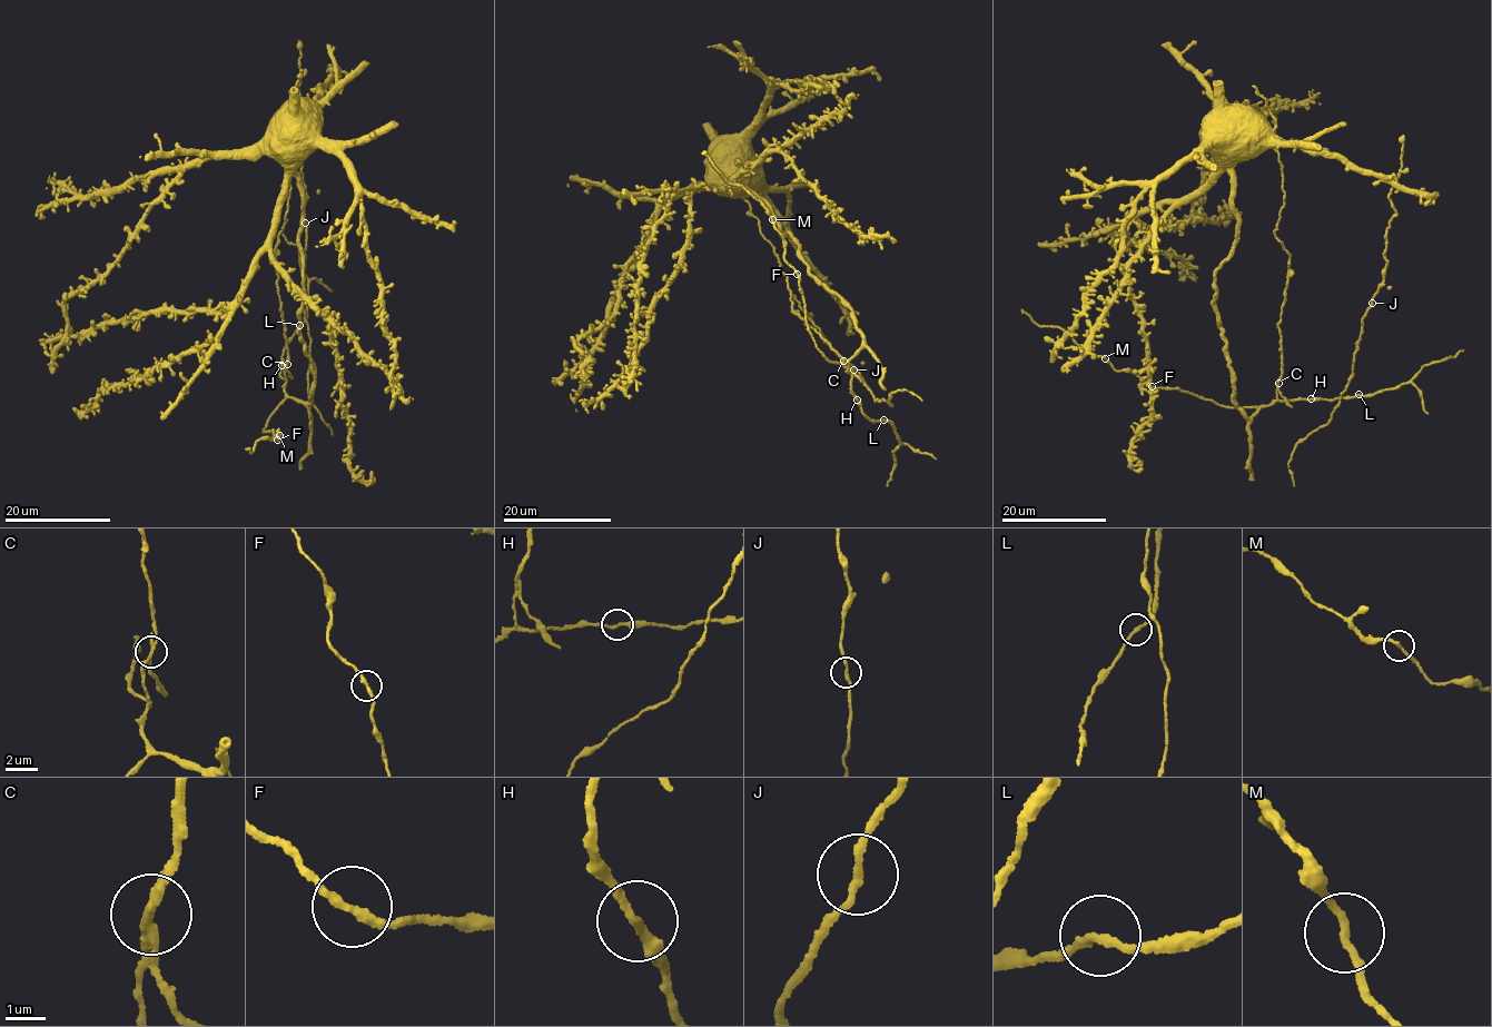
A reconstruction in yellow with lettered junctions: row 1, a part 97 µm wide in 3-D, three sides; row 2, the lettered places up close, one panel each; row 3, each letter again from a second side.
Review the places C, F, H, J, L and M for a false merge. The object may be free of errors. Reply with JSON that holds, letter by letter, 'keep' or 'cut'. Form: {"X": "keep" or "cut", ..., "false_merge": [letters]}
{"C": "cut", "F": "keep", "H": "keep", "J": "keep", "L": "keep", "M": "keep", "false_merge": ["C"]}

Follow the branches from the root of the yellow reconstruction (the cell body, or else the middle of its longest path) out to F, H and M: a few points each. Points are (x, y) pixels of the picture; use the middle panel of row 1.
F: (738, 161), (750, 164), (746, 185), (811, 274), (857, 319), (861, 346), (847, 362), (816, 346), (797, 274)
H: (738, 161), (750, 164), (746, 185), (811, 274), (857, 319), (862, 342), (848, 371), (857, 400)
M: (738, 161), (750, 164), (746, 185), (811, 274), (857, 319), (861, 346), (847, 362), (816, 346), (772, 219)

